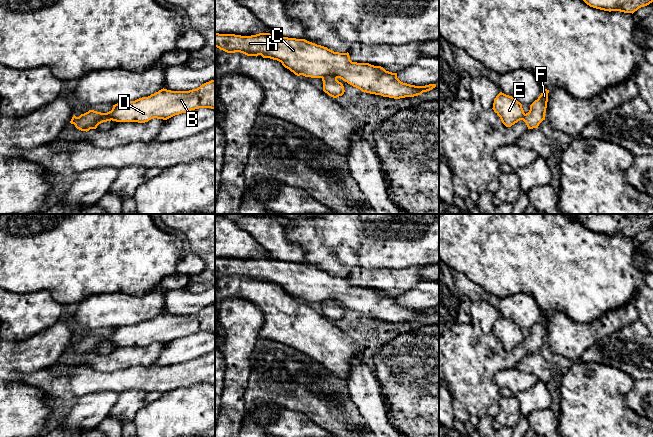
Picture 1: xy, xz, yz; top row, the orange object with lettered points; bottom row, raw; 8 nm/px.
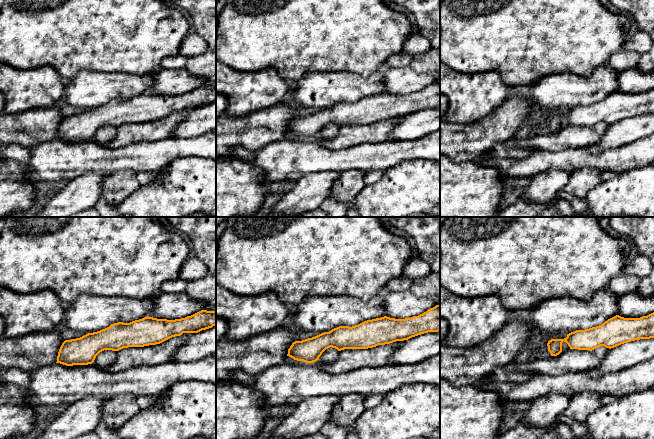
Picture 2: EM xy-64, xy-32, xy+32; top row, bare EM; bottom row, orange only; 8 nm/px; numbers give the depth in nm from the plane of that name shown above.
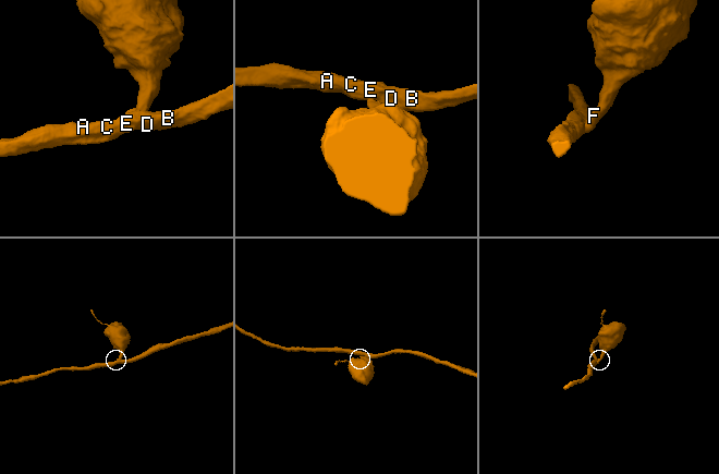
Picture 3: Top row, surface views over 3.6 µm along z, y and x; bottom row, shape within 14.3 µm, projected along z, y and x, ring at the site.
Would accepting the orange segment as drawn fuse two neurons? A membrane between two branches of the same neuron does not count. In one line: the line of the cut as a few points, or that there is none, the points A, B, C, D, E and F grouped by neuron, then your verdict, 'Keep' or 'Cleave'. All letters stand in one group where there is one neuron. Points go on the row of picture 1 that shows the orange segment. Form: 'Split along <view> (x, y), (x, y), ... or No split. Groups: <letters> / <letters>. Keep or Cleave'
Split along xy (111, 118), (103, 116), (97, 124). Groups: A B C D E / F. Cleave

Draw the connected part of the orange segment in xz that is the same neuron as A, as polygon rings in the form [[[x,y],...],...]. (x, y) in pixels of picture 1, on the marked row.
[[[215,33],[215,47],[227,53],[240,52],[247,56],[257,57],[261,55],[263,58],[277,60],[297,76],[324,78],[327,75],[332,75],[360,89],[362,92],[394,99],[414,97],[436,87],[436,84],[415,86],[403,83],[397,78],[397,73],[386,71],[381,66],[374,66],[369,63],[352,62],[348,52],[334,52],[327,47],[305,39],[281,37],[270,33],[259,33],[251,36]]]

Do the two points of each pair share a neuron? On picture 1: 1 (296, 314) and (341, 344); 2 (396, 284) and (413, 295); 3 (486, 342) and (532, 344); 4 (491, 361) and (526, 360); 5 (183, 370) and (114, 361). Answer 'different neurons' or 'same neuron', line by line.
1: same neuron
2: different neurons
3: same neuron
4: different neurons
5: different neurons

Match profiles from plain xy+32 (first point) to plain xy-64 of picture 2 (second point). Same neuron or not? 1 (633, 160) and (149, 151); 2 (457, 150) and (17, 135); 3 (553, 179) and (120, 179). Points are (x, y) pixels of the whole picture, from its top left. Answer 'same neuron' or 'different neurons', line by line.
1: same neuron
2: same neuron
3: different neurons

